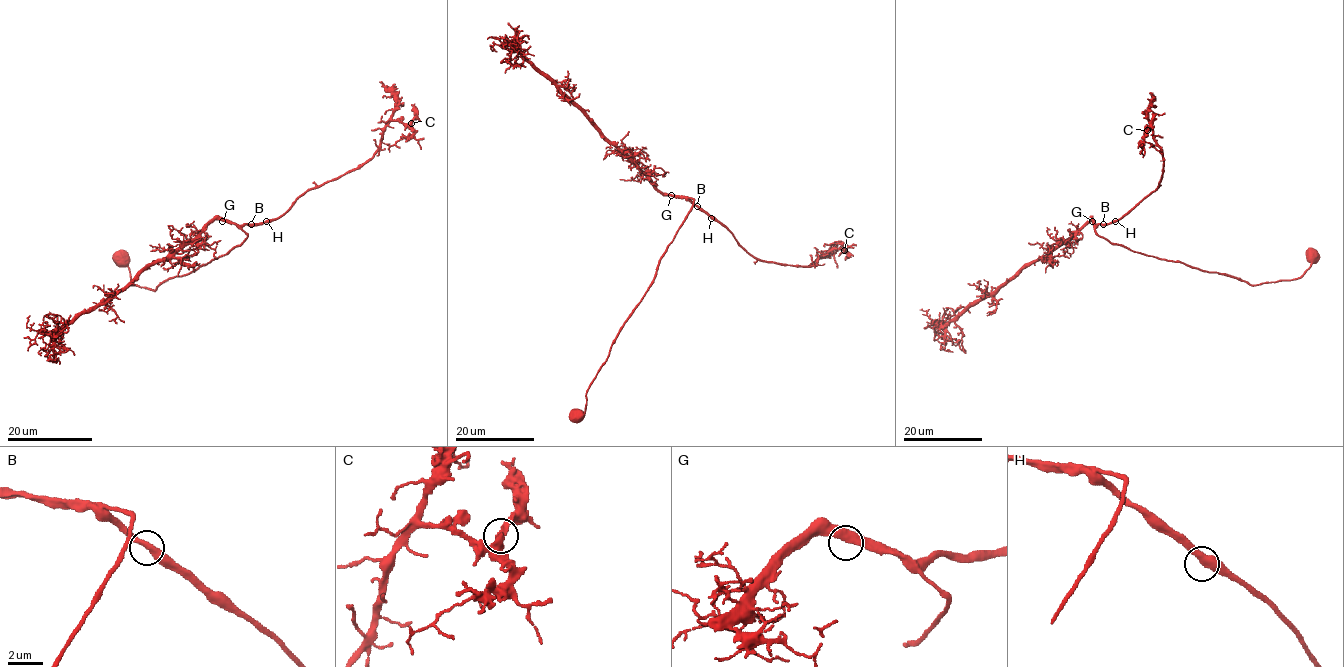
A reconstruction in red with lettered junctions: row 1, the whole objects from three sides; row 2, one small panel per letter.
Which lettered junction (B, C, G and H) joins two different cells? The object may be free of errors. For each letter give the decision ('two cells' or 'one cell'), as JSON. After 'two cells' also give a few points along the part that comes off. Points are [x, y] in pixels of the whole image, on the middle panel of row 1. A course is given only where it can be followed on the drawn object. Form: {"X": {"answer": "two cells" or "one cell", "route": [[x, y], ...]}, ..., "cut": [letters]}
{"B": {"answer": "one cell"}, "C": {"answer": "one cell"}, "G": {"answer": "one cell"}, "H": {"answer": "one cell"}, "cut": []}

